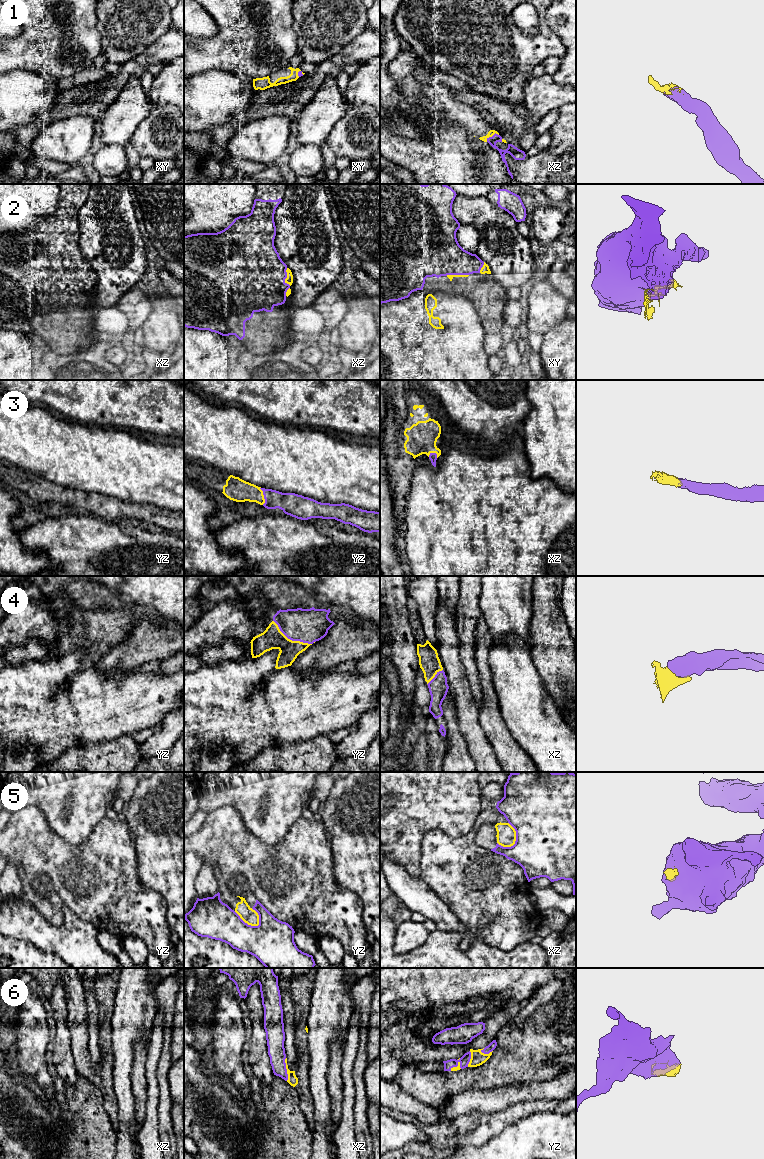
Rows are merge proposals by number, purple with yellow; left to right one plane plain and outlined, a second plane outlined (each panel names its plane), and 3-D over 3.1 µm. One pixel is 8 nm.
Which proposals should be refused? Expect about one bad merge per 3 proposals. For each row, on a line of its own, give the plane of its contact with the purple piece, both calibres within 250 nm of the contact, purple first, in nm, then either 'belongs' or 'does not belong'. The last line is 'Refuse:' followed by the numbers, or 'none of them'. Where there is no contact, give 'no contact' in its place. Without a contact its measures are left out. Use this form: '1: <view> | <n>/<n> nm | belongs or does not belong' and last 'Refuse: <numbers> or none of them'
1: xz | 90/50 nm | belongs
2: xz | 480/60 nm | does not belong
3: yz | 180/190 nm | belongs
4: yz | 280/180 nm | belongs
5: yz | 340/120 nm | does not belong
6: xz | 140/80 nm | belongs
Refuse: 2, 5

